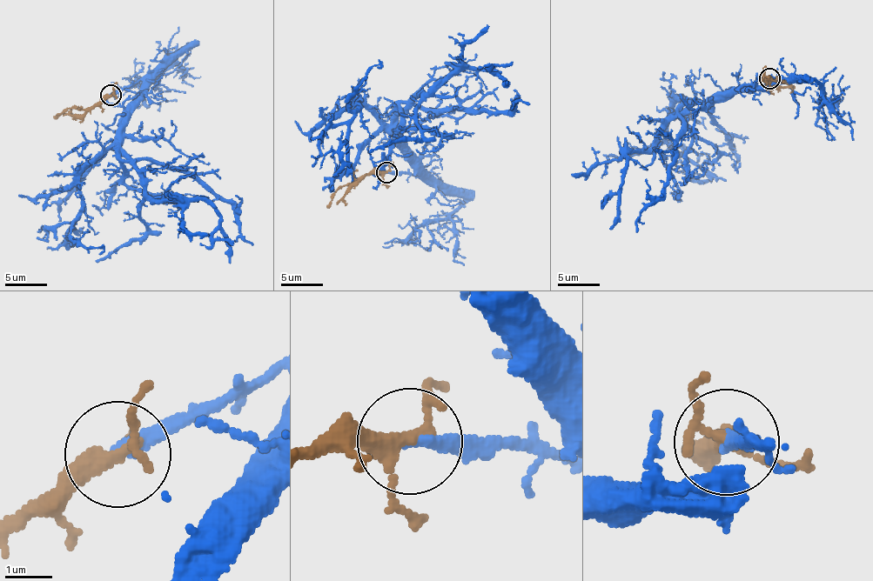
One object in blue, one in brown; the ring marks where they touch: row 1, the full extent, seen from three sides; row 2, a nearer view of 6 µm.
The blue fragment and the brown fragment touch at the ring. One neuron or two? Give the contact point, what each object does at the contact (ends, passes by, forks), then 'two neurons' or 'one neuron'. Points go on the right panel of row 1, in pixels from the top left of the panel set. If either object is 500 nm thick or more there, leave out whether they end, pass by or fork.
place (769, 78); blue ends; brown forks; one neuron

